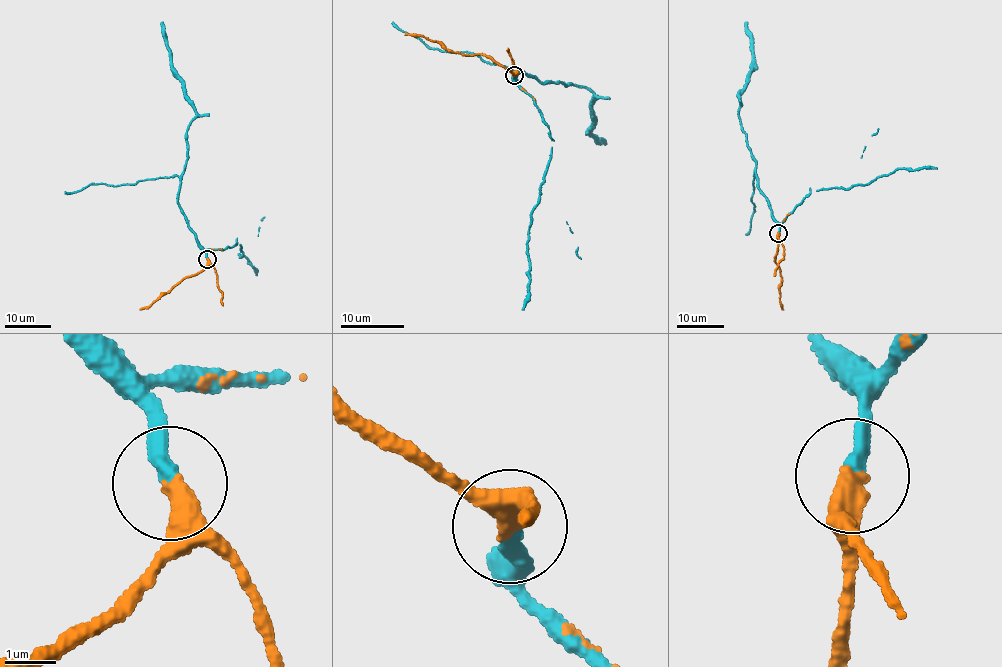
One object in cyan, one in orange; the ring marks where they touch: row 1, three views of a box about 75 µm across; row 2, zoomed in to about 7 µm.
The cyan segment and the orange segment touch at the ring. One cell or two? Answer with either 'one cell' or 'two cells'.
one cell

